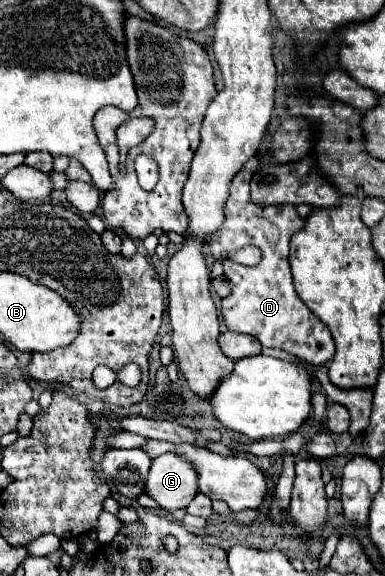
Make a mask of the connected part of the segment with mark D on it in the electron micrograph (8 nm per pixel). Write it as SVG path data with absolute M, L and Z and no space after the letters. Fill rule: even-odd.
M250 160L232 181L224 207L224 226L218 230L218 234L214 234L214 238L210 238L210 252L214 258L240 250L248 244L262 250L262 260L256 266L242 266L230 258L224 260L226 280L234 280L234 294L222 298L222 318L230 330L252 334L262 346L286 350L310 364L328 362L334 356L332 336L298 298L288 266L290 238L304 226L304 220L298 216L296 206L292 204L258 206L250 200L250 176L254 174L256 166L258 160Z

